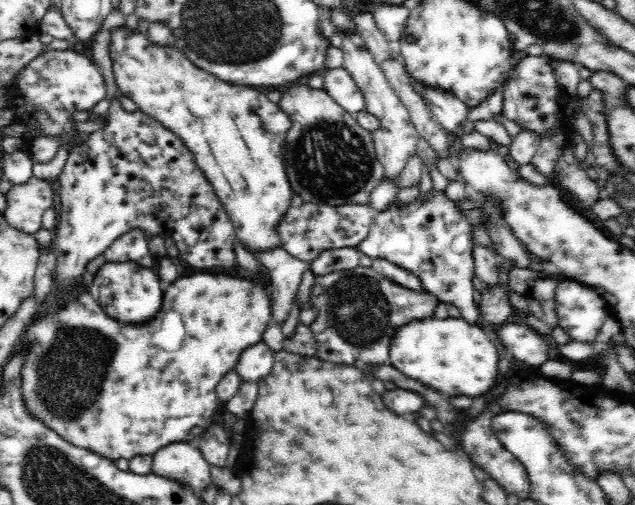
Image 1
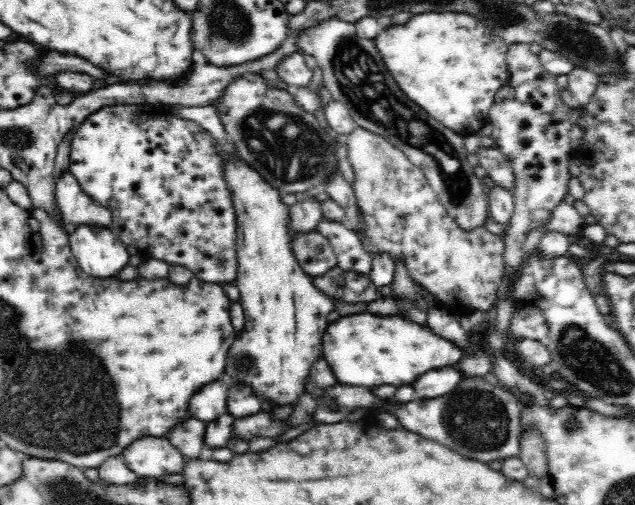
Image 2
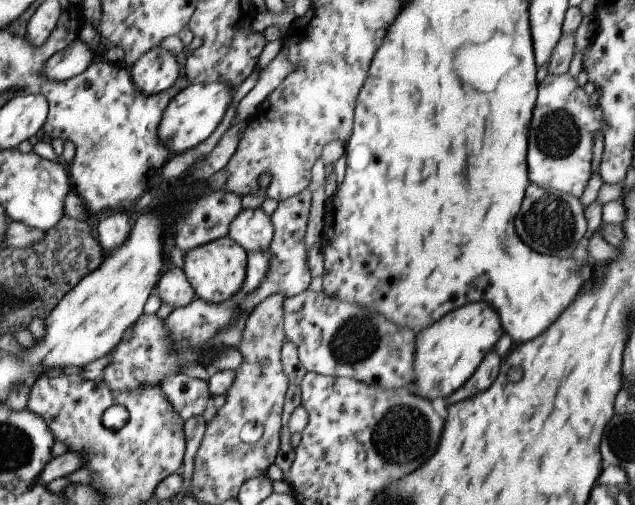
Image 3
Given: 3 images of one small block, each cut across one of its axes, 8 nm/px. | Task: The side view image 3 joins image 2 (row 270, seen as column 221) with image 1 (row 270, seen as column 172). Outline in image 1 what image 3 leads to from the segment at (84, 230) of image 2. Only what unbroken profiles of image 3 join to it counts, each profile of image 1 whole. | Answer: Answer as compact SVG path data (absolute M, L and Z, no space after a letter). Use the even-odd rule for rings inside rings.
M116 262L116 264L104 264L92 286L86 288L94 300L100 302L100 306L104 308L104 312L116 320L122 322L146 322L146 320L154 320L160 304L162 304L162 286L160 286L160 278L154 270L150 268L142 268L136 262Z

